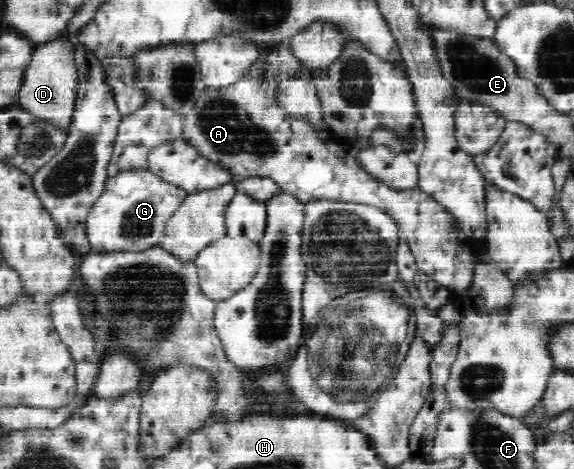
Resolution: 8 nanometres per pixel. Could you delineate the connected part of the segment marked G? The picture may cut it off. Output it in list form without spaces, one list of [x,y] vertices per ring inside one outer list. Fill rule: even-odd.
[[[123,170],[108,177],[102,195],[94,202],[86,218],[86,237],[91,251],[138,252],[158,246],[164,237],[167,221],[188,194],[181,186],[162,181],[149,170]]]

